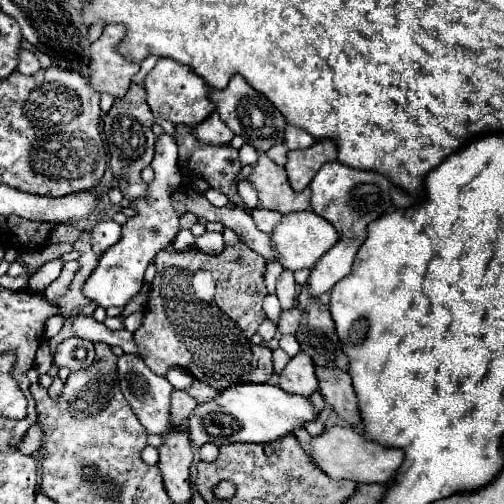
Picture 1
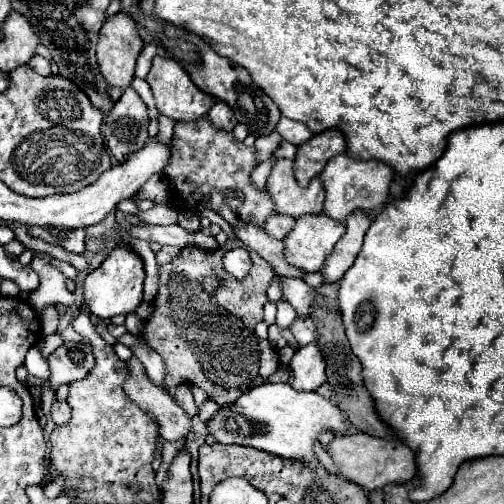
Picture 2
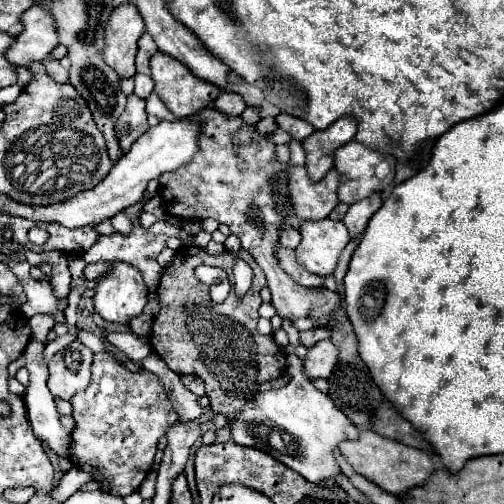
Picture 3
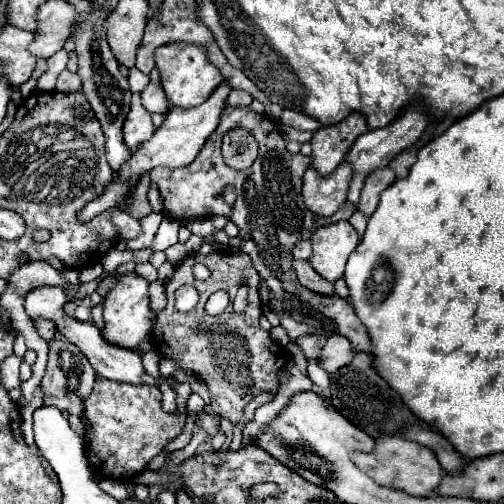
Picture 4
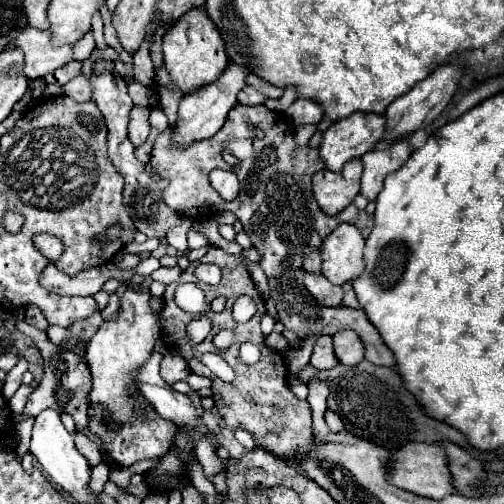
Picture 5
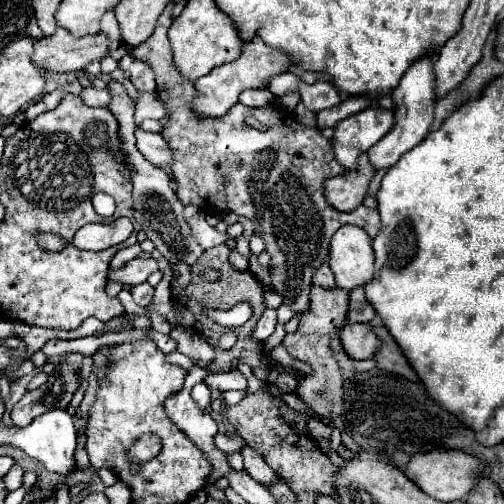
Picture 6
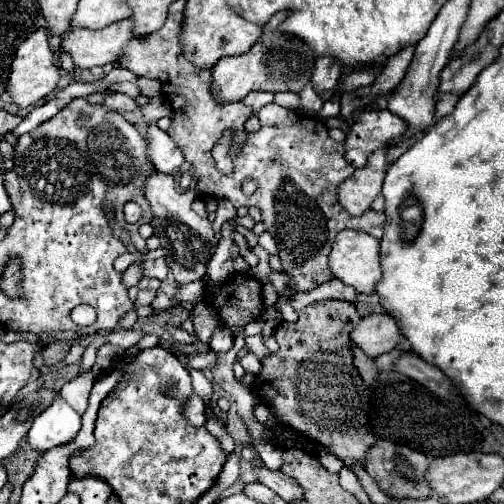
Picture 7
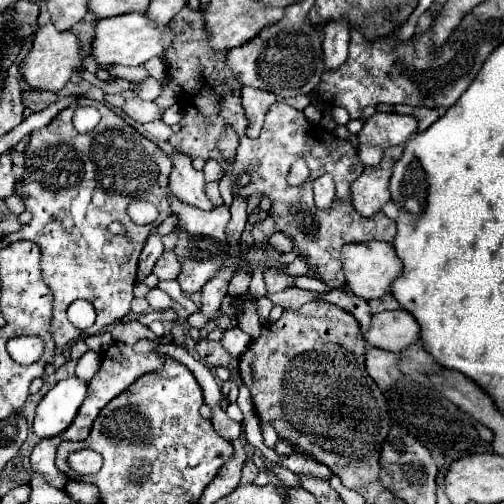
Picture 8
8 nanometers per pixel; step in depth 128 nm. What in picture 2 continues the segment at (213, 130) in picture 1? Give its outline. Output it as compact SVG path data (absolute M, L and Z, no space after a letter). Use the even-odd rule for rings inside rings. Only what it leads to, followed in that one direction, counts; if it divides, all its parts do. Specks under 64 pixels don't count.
M218 100L218 102L212 106L212 110L208 112L208 116L210 116L210 120L212 120L218 128L224 128L224 130L232 130L232 128L238 124L238 120L236 120L236 116L234 116L234 110L230 110L228 106L224 106L222 100Z

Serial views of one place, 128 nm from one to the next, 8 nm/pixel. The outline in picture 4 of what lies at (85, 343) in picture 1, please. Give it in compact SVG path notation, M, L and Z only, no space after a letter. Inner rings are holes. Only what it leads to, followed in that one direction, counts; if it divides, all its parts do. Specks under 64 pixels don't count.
M52 338L52 340L48 340L48 348L50 348L48 368L46 368L42 386L40 386L42 394L44 394L44 404L56 406L58 410L74 414L74 416L82 416L84 398L88 398L88 394L94 388L96 372L92 372L92 366L88 364L88 360L84 360L84 354L72 342L64 340L64 338Z

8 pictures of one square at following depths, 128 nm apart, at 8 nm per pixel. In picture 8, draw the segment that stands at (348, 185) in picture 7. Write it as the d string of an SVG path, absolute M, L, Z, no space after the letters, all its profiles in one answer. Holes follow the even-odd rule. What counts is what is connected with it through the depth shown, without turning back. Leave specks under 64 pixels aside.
M402 146L390 148L380 166L366 166L362 176L352 184L352 204L362 216L374 216L386 202L390 202L388 184L392 178L392 166L400 156Z

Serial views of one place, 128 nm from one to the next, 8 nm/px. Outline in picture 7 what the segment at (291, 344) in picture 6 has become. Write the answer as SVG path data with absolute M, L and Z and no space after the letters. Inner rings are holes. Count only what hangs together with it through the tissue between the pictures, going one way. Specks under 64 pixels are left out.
M326 300L312 304L298 312L298 322L280 322L276 326L274 338L278 342L278 352L262 358L262 370L256 374L254 392L270 406L272 414L282 422L282 426L318 442L328 452L344 462L346 468L354 470L356 464L366 464L366 452L378 440L368 426L370 412L370 392L366 382L360 378L352 360L352 340L350 332L358 326L360 314L356 308L342 300Z

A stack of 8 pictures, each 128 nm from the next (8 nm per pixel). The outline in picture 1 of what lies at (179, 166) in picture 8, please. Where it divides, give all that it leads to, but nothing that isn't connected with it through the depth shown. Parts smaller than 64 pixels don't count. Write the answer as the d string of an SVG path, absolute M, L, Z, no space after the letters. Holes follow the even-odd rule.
M132 84L126 92L126 96L116 98L116 102L112 104L110 112L106 112L102 116L102 124L104 124L104 136L108 142L108 150L110 150L110 168L114 172L116 178L124 176L126 180L120 182L120 190L124 194L124 198L128 198L130 202L146 198L148 194L148 186L142 182L140 172L152 162L154 158L154 140L156 136L152 134L152 112L146 104L146 90L140 84Z

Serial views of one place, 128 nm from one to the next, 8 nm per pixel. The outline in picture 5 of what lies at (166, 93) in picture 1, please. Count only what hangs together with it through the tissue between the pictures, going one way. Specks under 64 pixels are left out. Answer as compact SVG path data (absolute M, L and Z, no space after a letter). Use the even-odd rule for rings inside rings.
M204 6L192 8L182 18L178 18L172 28L166 30L162 38L162 54L164 54L164 66L168 68L174 84L184 92L194 92L196 88L210 84L218 78L218 74L228 66L230 58L226 52L226 44L216 30L216 24L210 20Z

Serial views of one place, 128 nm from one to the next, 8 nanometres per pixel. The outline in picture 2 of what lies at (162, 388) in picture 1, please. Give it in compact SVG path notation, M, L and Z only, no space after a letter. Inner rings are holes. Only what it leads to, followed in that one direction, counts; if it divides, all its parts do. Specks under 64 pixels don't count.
M132 355L126 363L132 366L130 378L126 380L126 394L128 394L140 408L144 408L146 412L150 412L150 414L158 420L158 424L160 424L160 430L158 430L160 436L162 436L164 440L168 440L168 442L180 442L180 440L188 438L188 436L192 434L192 418L190 418L166 392L160 392L160 388L156 388L154 384L150 384L146 371L136 356Z

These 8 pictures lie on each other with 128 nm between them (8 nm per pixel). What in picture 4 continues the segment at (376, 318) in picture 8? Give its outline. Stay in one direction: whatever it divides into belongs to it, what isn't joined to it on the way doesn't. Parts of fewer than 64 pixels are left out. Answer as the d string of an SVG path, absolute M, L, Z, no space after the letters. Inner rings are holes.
M330 336L326 340L326 346L324 346L324 356L320 356L318 364L326 372L334 374L336 370L340 370L348 362L352 362L352 358L354 358L352 342L348 338L344 338L344 336Z

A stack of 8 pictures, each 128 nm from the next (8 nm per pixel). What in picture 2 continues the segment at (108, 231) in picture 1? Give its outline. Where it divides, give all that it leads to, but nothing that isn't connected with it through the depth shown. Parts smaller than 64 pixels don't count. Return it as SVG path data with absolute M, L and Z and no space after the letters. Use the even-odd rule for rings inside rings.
M134 226L132 228L132 236L140 236L142 240L148 242L160 242L170 244L170 246L178 246L178 248L186 248L186 246L194 246L194 232L184 230L182 226Z

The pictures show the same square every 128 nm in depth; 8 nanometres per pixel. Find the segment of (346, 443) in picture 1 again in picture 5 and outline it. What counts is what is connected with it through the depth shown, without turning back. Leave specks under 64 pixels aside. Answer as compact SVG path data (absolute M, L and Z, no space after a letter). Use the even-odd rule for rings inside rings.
M404 444L404 448L400 448L394 454L394 462L388 472L388 480L394 486L400 486L412 494L432 498L432 500L442 500L444 496L450 496L456 492L452 474L448 468L448 460L446 460L444 448L440 444Z

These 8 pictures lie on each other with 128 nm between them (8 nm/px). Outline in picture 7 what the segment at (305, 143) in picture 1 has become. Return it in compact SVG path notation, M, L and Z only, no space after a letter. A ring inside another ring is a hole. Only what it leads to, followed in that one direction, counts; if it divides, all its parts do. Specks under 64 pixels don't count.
M328 54L316 60L316 68L312 74L312 86L316 88L316 92L320 92L320 96L324 96L324 100L328 100L334 94L334 88L340 78L340 68L342 68L340 62L336 62Z

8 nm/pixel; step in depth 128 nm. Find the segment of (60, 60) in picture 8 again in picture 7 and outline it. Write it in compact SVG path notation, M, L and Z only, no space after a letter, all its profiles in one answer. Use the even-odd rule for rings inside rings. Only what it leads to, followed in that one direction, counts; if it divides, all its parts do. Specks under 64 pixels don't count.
M46 28L32 32L32 36L28 36L28 40L24 40L24 44L20 44L16 58L12 60L8 92L12 94L14 102L22 108L26 108L28 104L34 104L38 100L48 98L60 82L60 60L54 54L54 50L50 48L48 36L50 36L50 32Z

